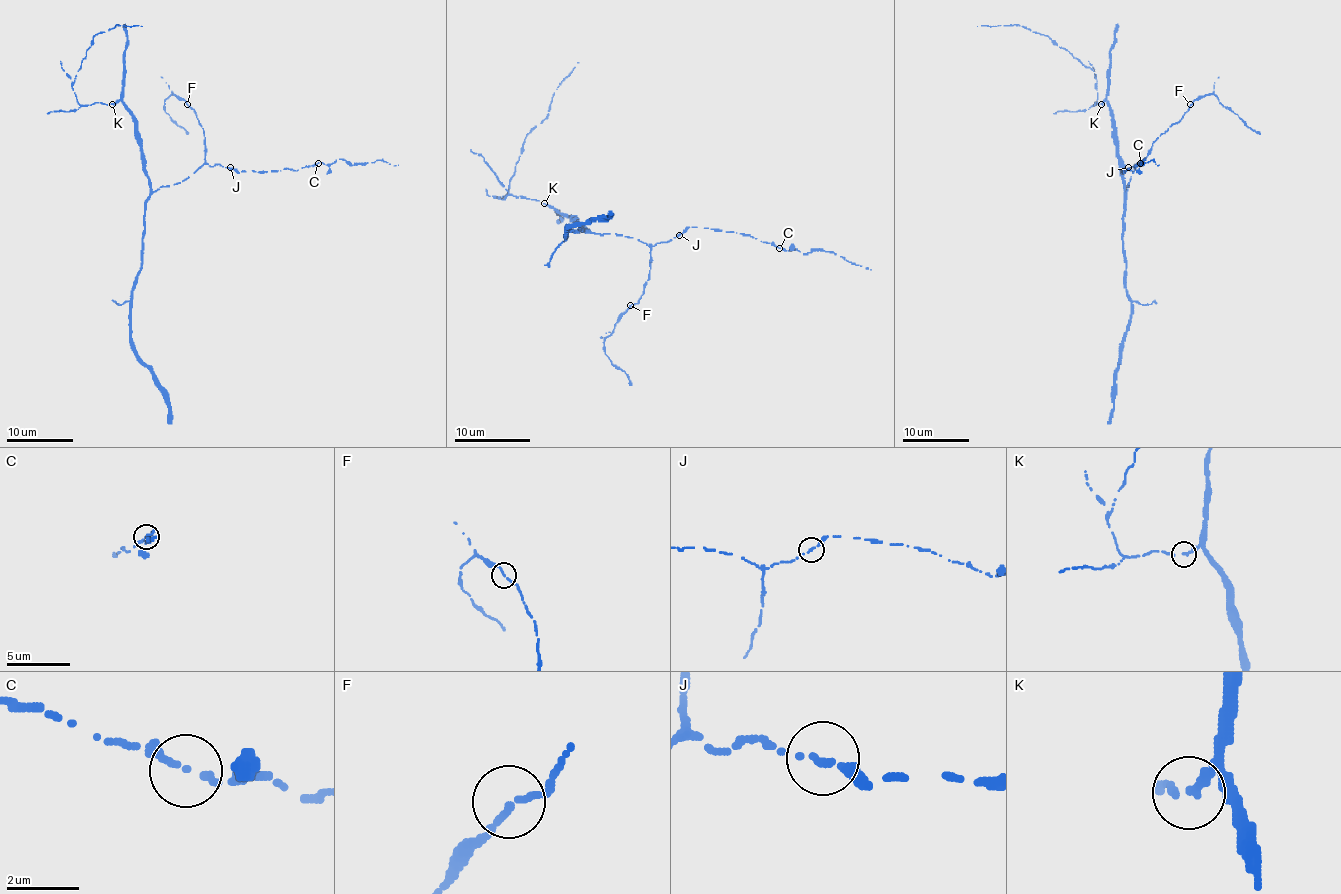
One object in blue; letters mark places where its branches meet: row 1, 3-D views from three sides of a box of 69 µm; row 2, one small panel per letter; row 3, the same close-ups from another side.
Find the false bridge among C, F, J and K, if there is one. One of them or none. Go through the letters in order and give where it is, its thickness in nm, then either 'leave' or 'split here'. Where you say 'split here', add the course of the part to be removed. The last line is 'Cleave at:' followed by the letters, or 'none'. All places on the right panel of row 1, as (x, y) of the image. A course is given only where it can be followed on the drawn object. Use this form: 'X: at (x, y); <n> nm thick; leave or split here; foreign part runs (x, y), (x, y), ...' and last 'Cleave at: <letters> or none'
C: at (1140, 163); 170 nm thick; leave
F: at (1190, 104); 180 nm thick; leave
J: at (1128, 167); 170 nm thick; leave
K: at (1101, 104); 180 nm thick; leave
Cleave at: none

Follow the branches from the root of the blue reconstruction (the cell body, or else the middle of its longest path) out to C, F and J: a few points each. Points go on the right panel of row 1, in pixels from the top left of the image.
C: (1120, 169), (1127, 191), (1130, 176), (1138, 164), (1122, 171), (1132, 171), (1140, 163)
F: (1120, 169), (1127, 191), (1132, 172), (1147, 156), (1152, 144), (1182, 118), (1190, 104)
J: (1120, 169), (1127, 191), (1130, 176), (1138, 164), (1128, 167)

